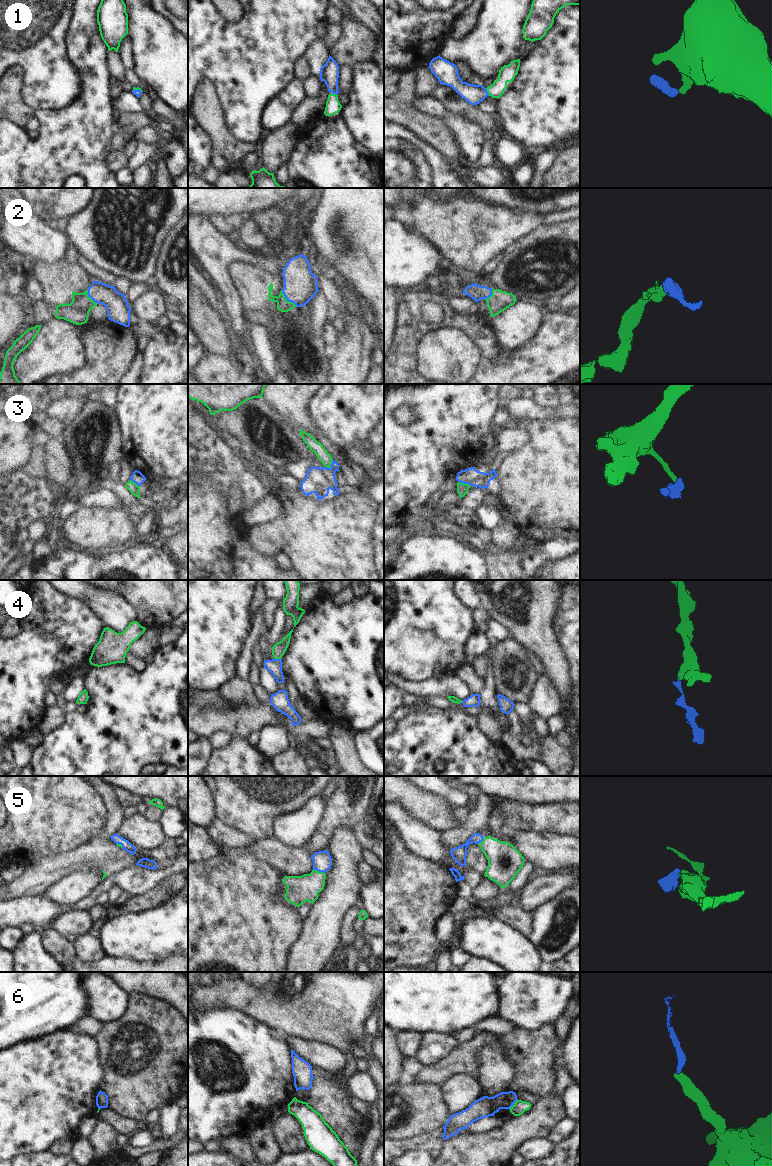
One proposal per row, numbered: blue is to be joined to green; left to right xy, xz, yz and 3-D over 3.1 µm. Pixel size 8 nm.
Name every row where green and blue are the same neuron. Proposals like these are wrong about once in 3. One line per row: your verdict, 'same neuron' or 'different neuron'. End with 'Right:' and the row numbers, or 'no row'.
1: same neuron
2: same neuron
3: different neuron
4: same neuron
5: same neuron
6: different neuron
Right: 1, 2, 4, 5

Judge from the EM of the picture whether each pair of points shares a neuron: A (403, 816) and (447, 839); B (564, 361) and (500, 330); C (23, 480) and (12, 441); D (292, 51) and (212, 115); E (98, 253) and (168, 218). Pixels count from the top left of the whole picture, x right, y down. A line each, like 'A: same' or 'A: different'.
A: different
B: different
C: different
D: different
E: same

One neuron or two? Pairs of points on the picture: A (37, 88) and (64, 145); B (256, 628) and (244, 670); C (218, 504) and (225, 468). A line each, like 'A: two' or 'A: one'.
A: two
B: one
C: two

